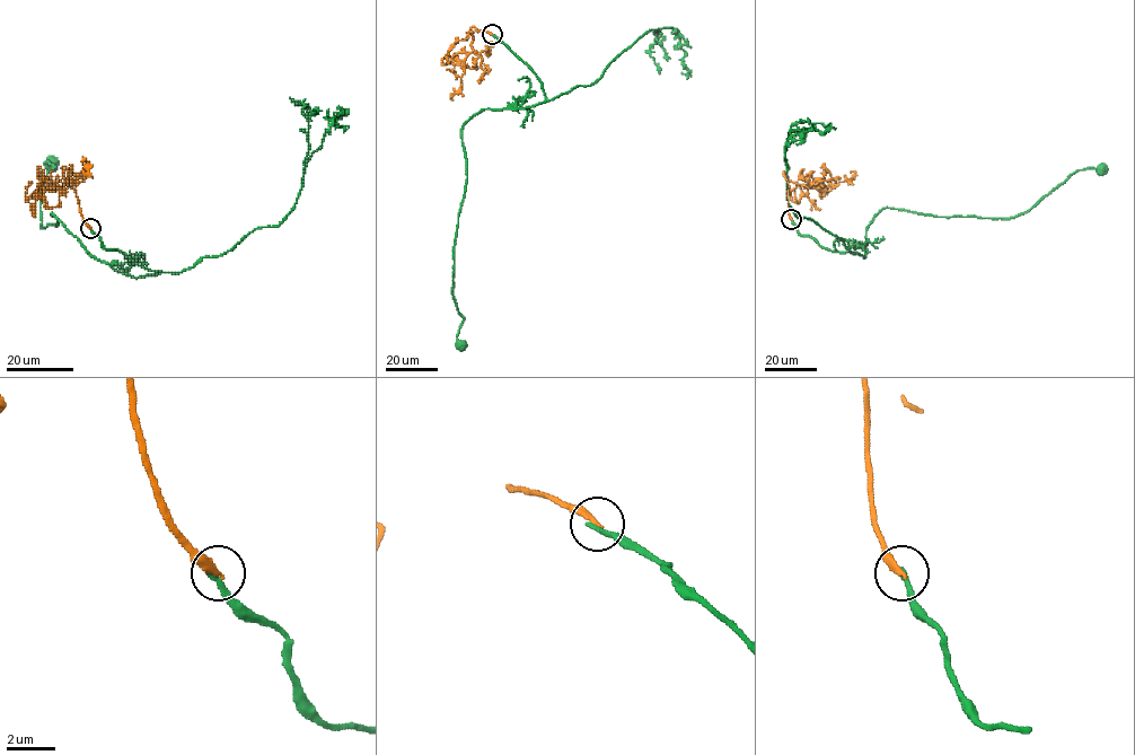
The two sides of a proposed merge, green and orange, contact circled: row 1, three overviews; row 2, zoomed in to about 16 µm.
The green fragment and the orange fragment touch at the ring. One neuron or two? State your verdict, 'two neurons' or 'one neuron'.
two neurons

